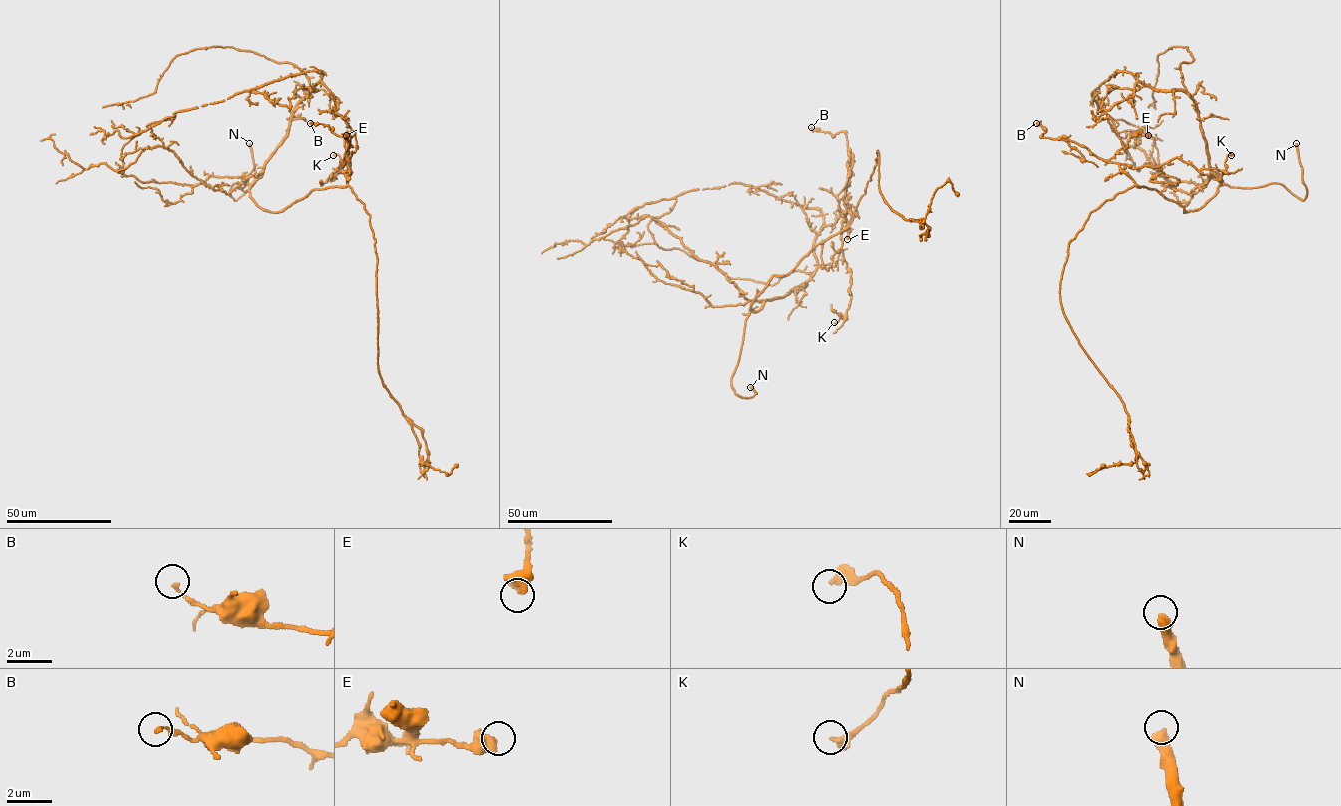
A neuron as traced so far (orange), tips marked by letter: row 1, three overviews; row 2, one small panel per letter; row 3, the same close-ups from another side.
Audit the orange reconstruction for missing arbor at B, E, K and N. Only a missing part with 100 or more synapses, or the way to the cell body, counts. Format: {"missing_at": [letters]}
{"missing_at": ["N"]}

